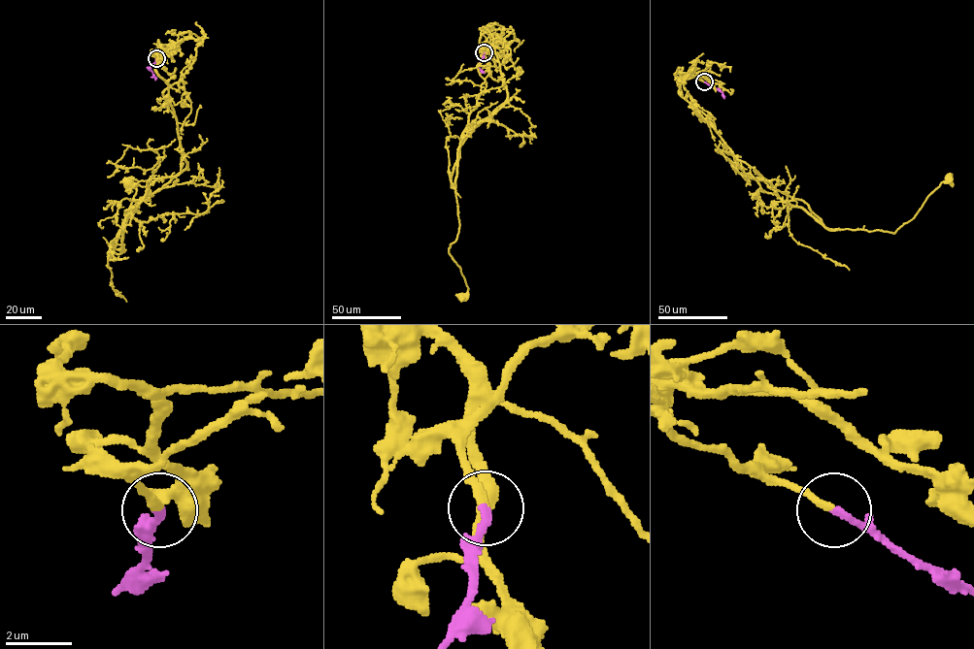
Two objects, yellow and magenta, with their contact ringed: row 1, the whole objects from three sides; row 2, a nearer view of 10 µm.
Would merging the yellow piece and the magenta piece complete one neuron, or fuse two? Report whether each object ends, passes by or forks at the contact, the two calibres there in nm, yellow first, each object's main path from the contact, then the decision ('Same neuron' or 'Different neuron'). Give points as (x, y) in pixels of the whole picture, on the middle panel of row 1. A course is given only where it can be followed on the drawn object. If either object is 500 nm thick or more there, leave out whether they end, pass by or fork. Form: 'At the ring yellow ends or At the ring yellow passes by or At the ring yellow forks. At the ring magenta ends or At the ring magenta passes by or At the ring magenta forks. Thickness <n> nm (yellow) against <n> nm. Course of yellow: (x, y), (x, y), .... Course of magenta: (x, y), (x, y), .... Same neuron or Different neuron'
At the ring yellow ends. At the ring magenta ends. Thickness 240 nm (yellow) against 220 nm. Course of yellow: (484, 52), (484, 27), (507, 98), (467, 136), (452, 175), (459, 228), (449, 251), (468, 288), (461, 297). Course of magenta: (484, 52), (478, 67), (483, 73). Same neuron

